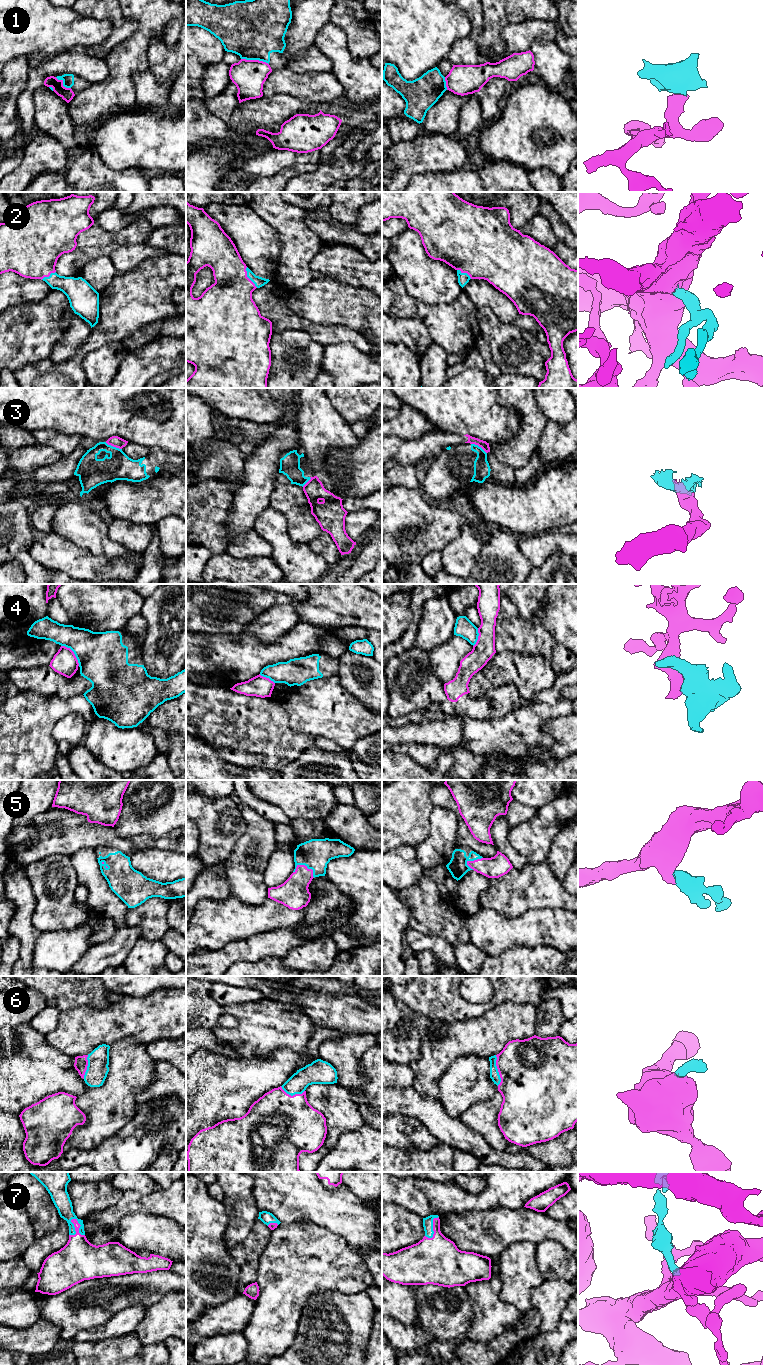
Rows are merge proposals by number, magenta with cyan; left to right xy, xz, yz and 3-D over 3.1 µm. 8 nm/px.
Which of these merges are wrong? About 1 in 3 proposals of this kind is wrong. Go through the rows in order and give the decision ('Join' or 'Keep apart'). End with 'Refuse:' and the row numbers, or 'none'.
1: Keep apart
2: Join
3: Keep apart
4: Keep apart
5: Join
6: Join
7: Join
Refuse: 1, 3, 4

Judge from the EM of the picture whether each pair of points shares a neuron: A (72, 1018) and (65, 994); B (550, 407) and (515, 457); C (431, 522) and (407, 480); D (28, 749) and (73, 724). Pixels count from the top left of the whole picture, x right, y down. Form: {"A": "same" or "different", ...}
{"A": "different", "B": "different", "C": "different", "D": "different"}

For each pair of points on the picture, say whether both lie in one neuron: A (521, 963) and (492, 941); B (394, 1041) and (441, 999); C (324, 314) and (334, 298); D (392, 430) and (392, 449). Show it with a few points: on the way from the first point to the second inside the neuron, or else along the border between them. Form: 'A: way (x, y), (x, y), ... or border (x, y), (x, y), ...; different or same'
A: border (528, 946), (514, 946), (496, 956), (487, 956); different
B: border (404, 1002), (412, 1009), (426, 1015), (432, 1021); different
C: way (324, 310), (330, 302); same
D: border (392, 435), (404, 439), (415, 439); different

